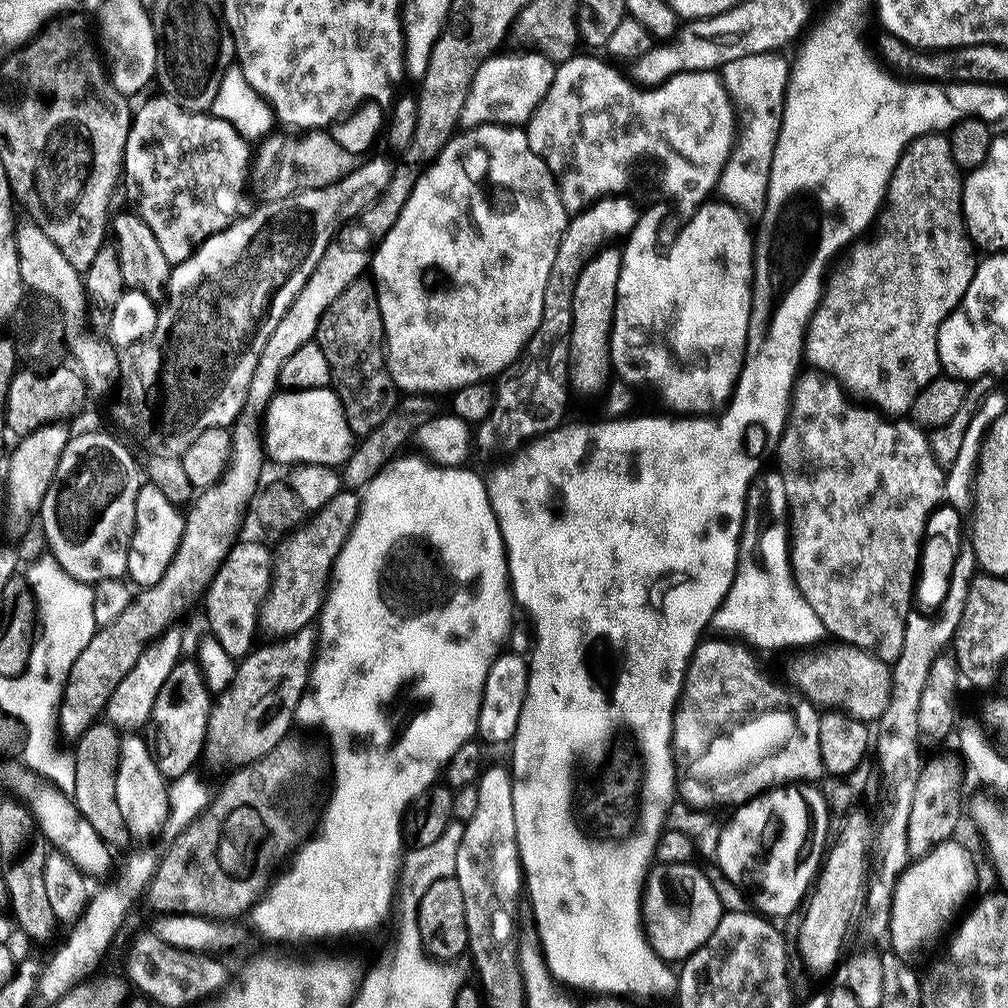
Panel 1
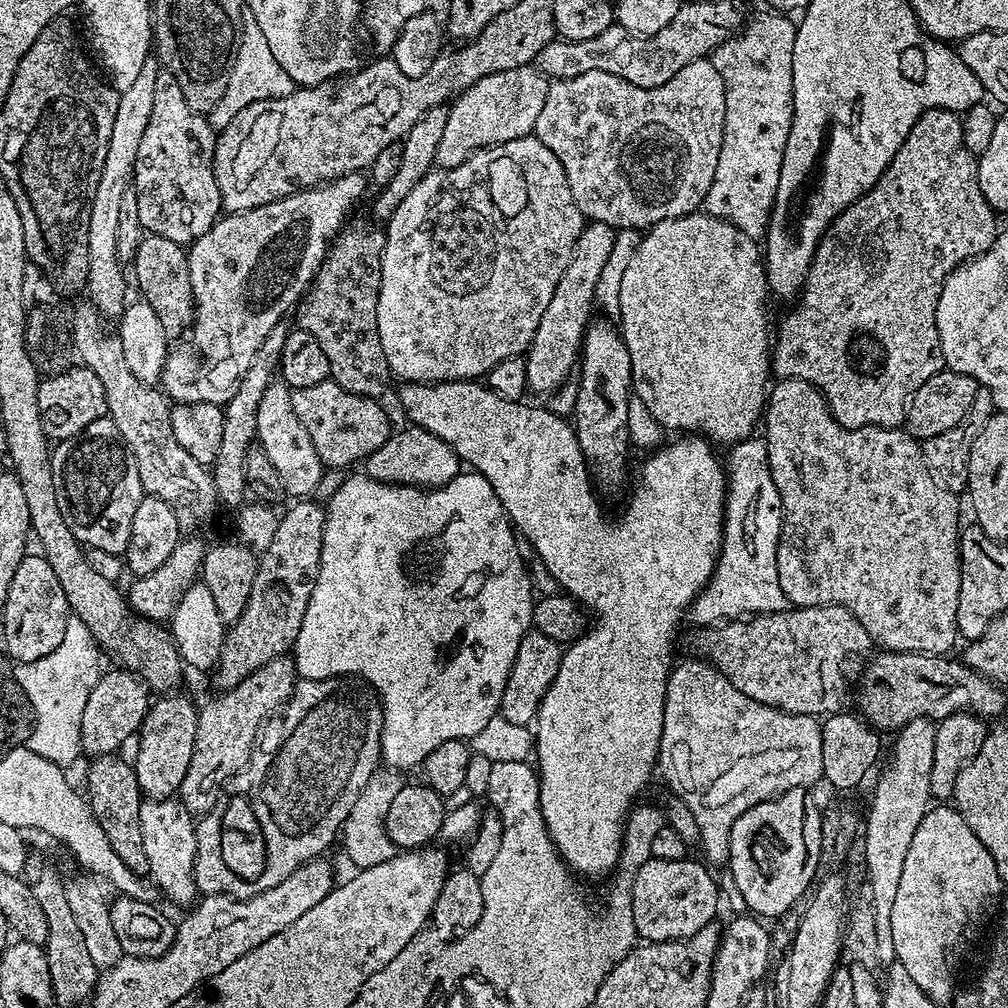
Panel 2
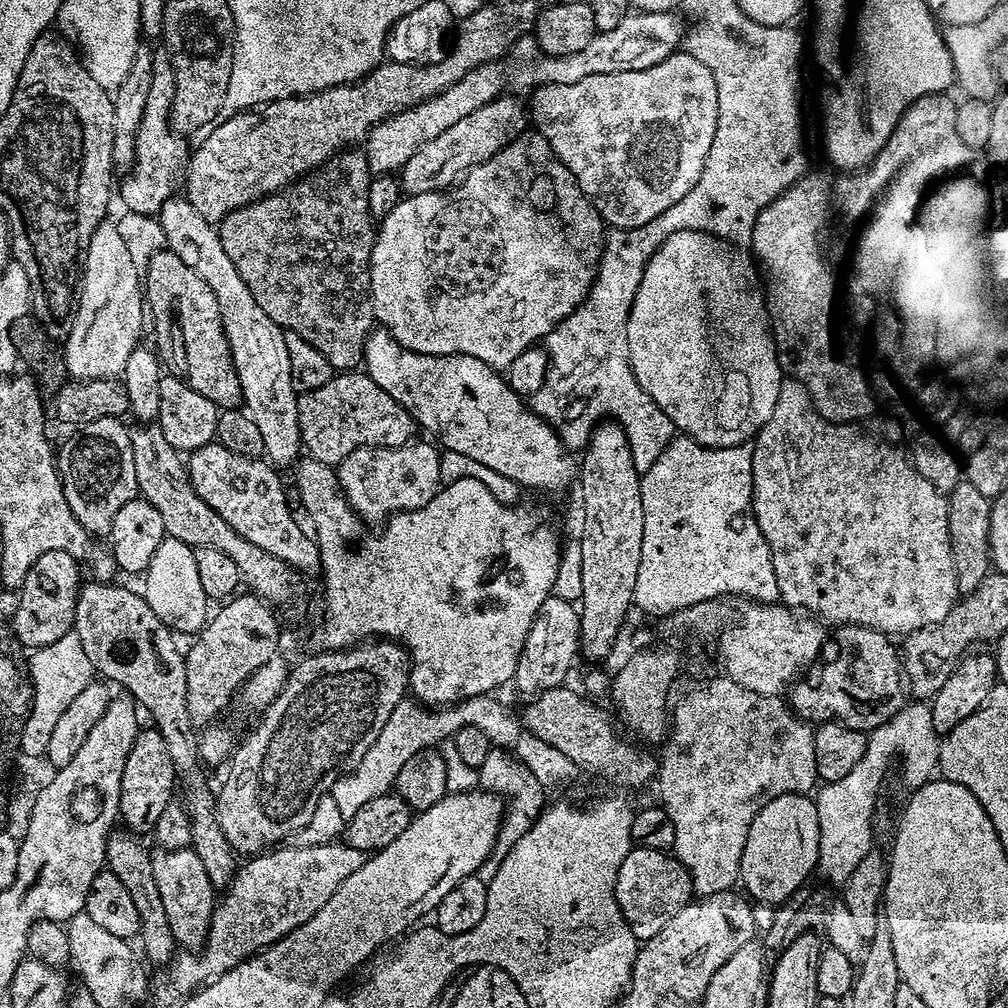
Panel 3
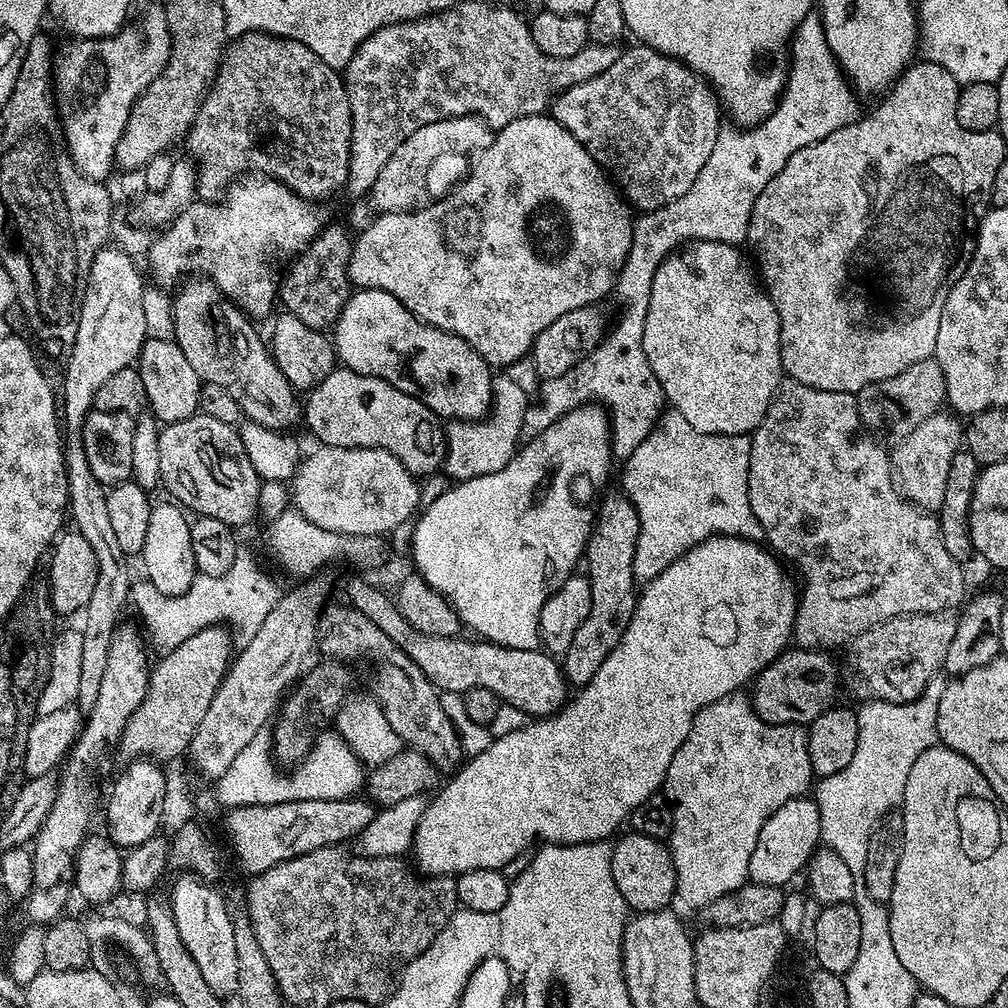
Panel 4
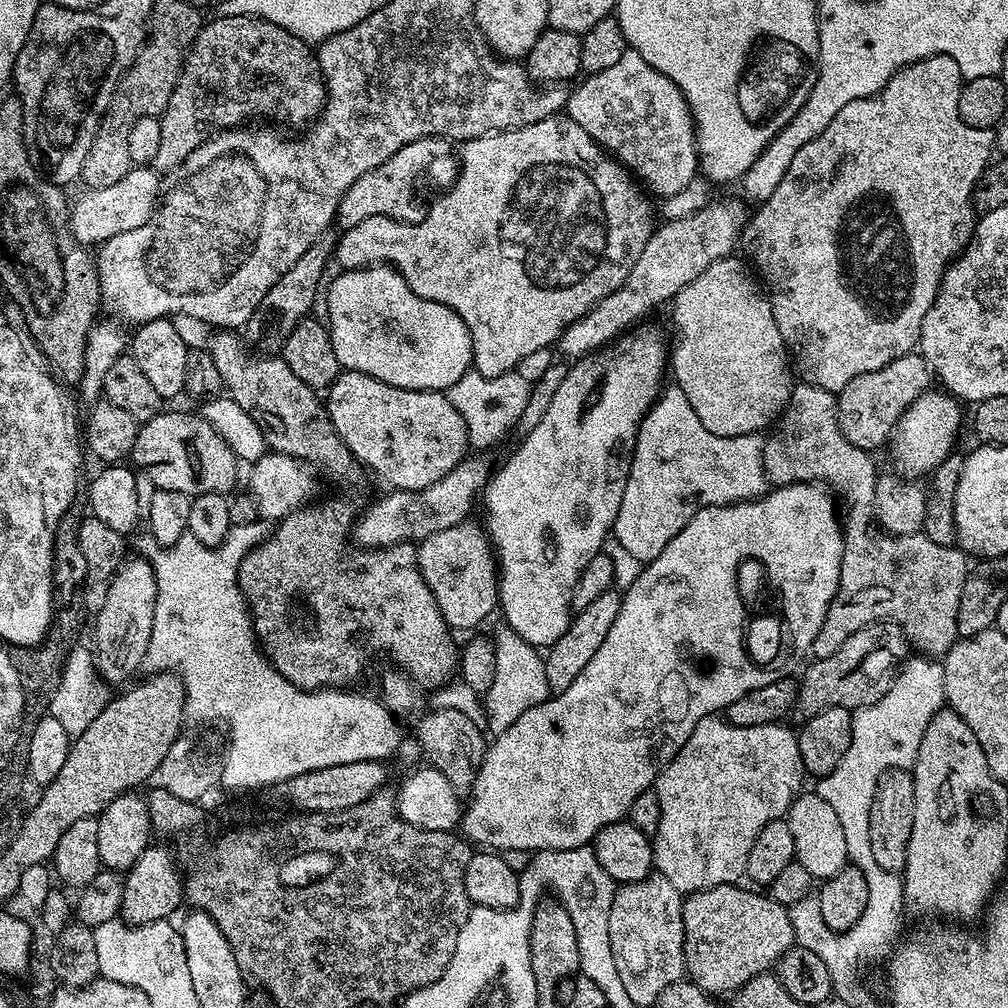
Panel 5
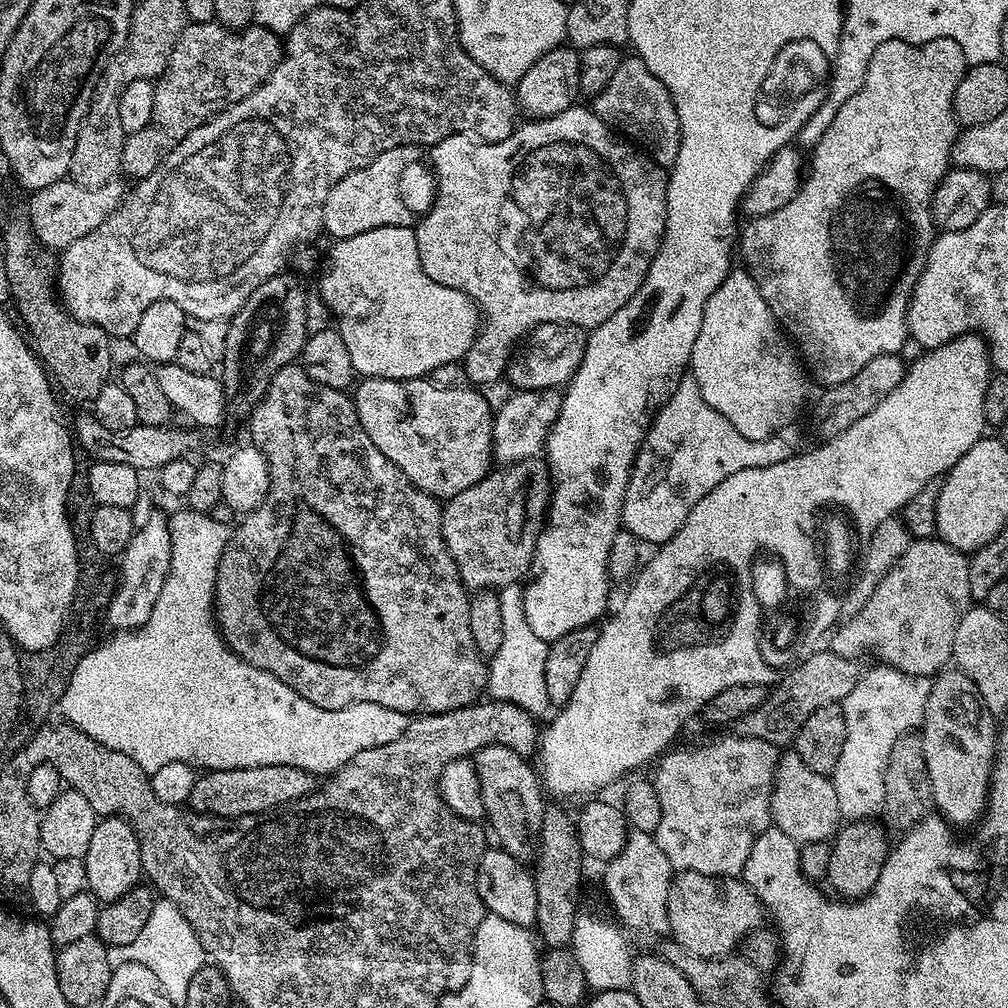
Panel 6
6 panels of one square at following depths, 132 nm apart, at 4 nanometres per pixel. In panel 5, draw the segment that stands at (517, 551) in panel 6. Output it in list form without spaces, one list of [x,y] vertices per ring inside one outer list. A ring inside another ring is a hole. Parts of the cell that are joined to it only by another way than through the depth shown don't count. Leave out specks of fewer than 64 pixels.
[[[461,522],[446,530],[438,530],[419,541],[418,563],[425,582],[453,630],[476,628],[498,608],[500,582],[498,561],[485,529],[476,524]]]

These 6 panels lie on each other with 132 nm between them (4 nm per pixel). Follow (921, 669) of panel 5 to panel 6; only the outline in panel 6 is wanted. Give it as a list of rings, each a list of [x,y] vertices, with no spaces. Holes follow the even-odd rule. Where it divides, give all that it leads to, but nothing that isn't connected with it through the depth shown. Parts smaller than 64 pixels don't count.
[[[875,666],[863,673],[860,680],[846,694],[842,702],[844,717],[846,718],[846,742],[842,742],[842,758],[838,766],[834,766],[831,774],[834,794],[838,794],[838,810],[845,821],[870,820],[879,817],[884,811],[884,775],[886,762],[890,758],[890,750],[894,750],[894,742],[898,738],[909,735],[913,730],[919,729],[924,723],[926,698],[930,698],[932,680],[927,676],[908,676],[896,668]]]

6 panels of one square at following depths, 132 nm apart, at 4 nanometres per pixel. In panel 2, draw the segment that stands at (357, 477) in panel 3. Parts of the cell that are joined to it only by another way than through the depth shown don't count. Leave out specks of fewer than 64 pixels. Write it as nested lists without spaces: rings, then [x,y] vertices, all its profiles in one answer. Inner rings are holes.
[[[408,426],[405,432],[393,431],[385,444],[378,446],[378,450],[368,455],[368,459],[363,461],[362,468],[371,480],[383,484],[431,490],[449,484],[455,476],[460,475],[462,461],[449,444],[442,442],[442,438],[421,428]]]

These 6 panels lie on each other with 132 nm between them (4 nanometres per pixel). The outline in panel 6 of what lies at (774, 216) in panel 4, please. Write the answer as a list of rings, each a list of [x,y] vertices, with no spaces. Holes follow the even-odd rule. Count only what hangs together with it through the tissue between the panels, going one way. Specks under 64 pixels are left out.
[[[934,38],[934,42],[925,44],[911,44],[901,40],[882,42],[882,46],[874,50],[874,58],[870,59],[870,66],[864,79],[860,81],[858,94],[842,102],[838,114],[834,114],[830,127],[826,129],[826,134],[822,134],[822,138],[815,141],[813,148],[816,149],[812,152],[812,160],[810,156],[810,167],[801,179],[800,189],[796,191],[794,198],[790,198],[790,202],[786,202],[782,210],[774,210],[774,214],[749,219],[748,225],[745,228],[743,225],[739,233],[738,252],[739,255],[740,252],[744,255],[743,267],[751,274],[756,289],[762,294],[766,306],[770,306],[781,329],[790,334],[807,371],[811,375],[813,372],[824,386],[844,383],[854,378],[854,374],[862,370],[872,358],[899,353],[904,341],[909,339],[908,303],[926,266],[928,251],[932,248],[933,239],[938,232],[936,225],[932,223],[932,195],[938,182],[942,182],[942,178],[950,170],[952,147],[958,135],[958,121],[954,114],[954,90],[958,90],[958,82],[962,82],[969,67],[962,47],[958,46],[958,42],[954,42],[954,38]]]

